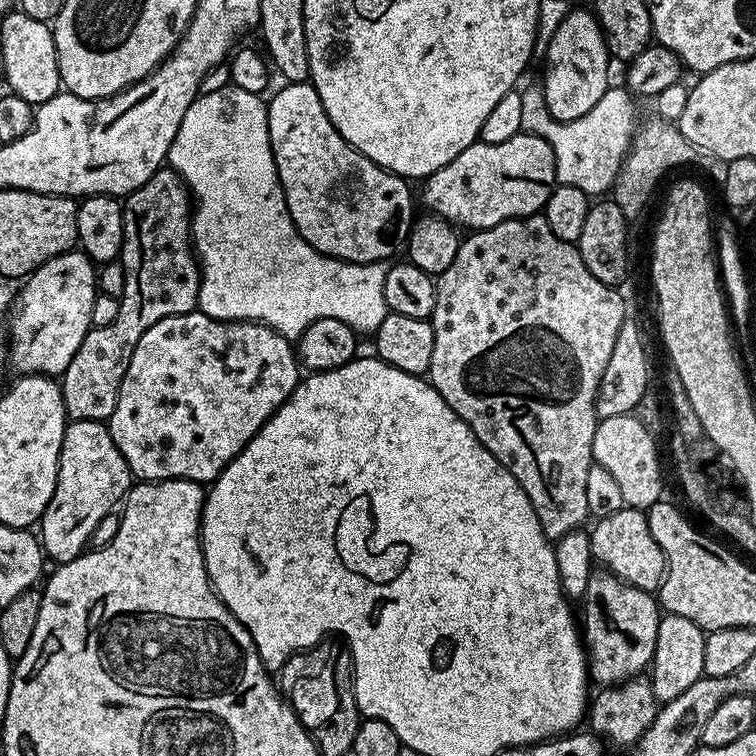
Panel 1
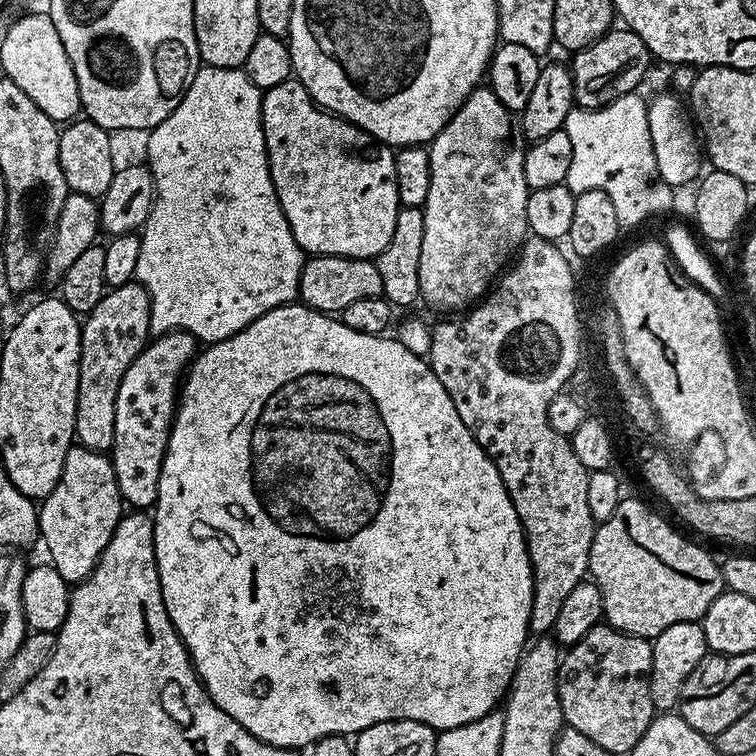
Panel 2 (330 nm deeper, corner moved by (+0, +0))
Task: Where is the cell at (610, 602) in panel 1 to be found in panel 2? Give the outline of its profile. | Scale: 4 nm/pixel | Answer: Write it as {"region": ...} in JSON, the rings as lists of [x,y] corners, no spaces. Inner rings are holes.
{"region":[[[601,622],[563,653],[558,670],[558,698],[565,725],[598,742],[609,754],[628,754],[654,715],[650,682],[652,640],[619,632]]]}

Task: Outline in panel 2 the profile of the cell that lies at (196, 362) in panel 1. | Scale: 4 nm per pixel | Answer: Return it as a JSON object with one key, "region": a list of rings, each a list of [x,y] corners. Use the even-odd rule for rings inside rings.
{"region":[[[165,332],[145,344],[138,358],[130,362],[126,374],[122,374],[122,386],[118,386],[118,402],[114,406],[114,442],[110,449],[110,459],[114,466],[120,499],[125,505],[132,504],[128,506],[133,509],[148,510],[156,503],[158,478],[172,433],[172,419],[176,417],[182,377],[197,351],[198,341],[191,332]]]}

